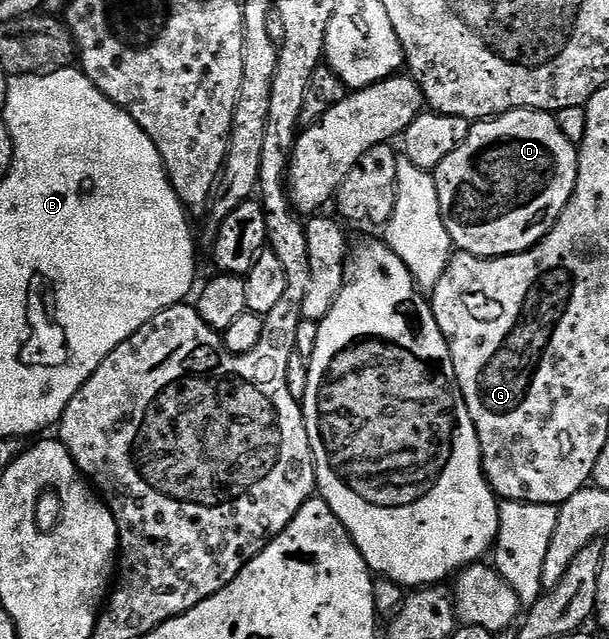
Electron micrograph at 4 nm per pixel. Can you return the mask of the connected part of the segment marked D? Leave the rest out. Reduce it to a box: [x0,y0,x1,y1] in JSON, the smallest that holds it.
[435,110,577,258]

